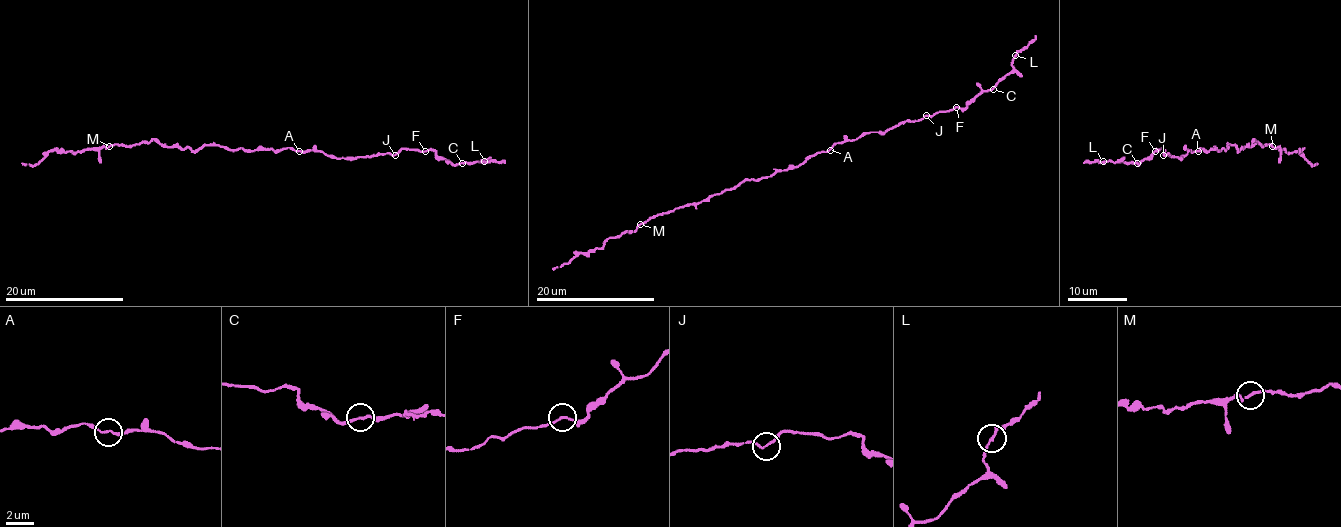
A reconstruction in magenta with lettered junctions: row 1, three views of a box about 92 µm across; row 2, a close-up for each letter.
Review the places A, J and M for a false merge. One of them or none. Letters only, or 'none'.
none

